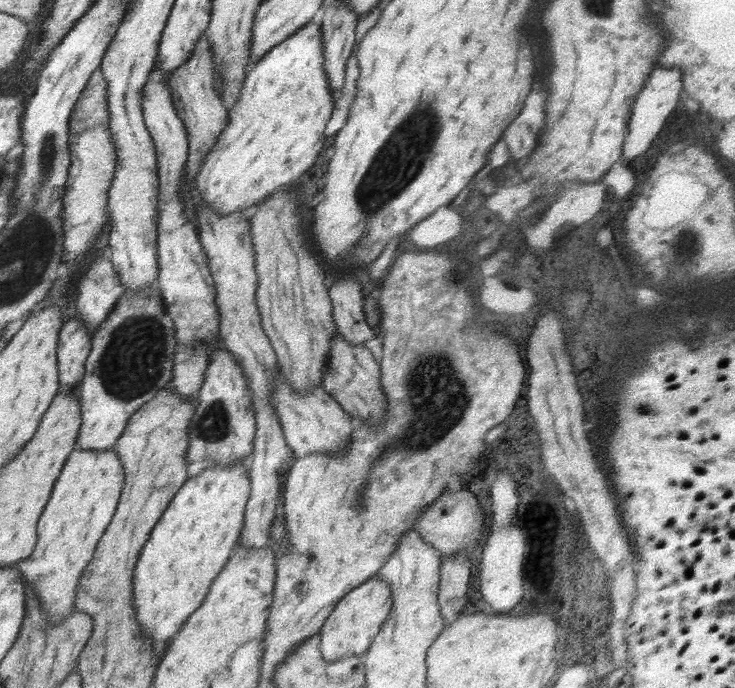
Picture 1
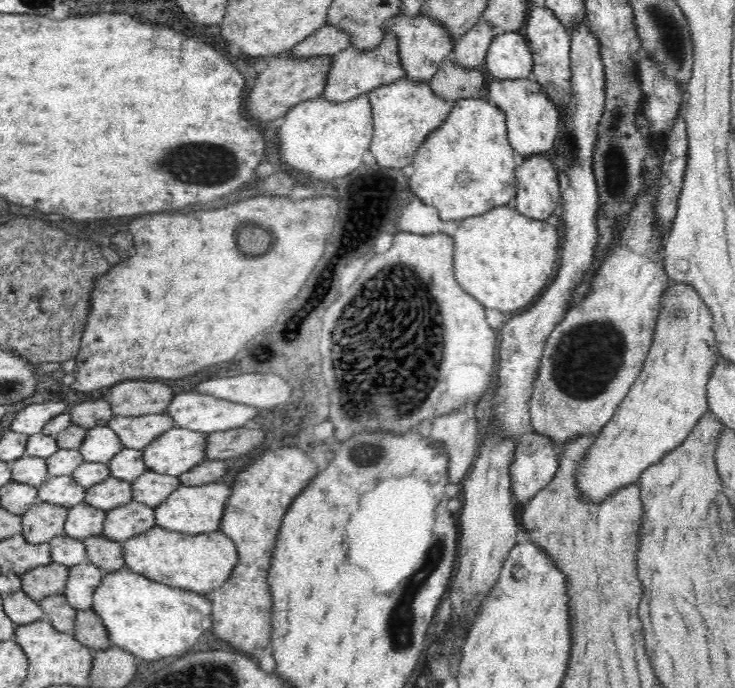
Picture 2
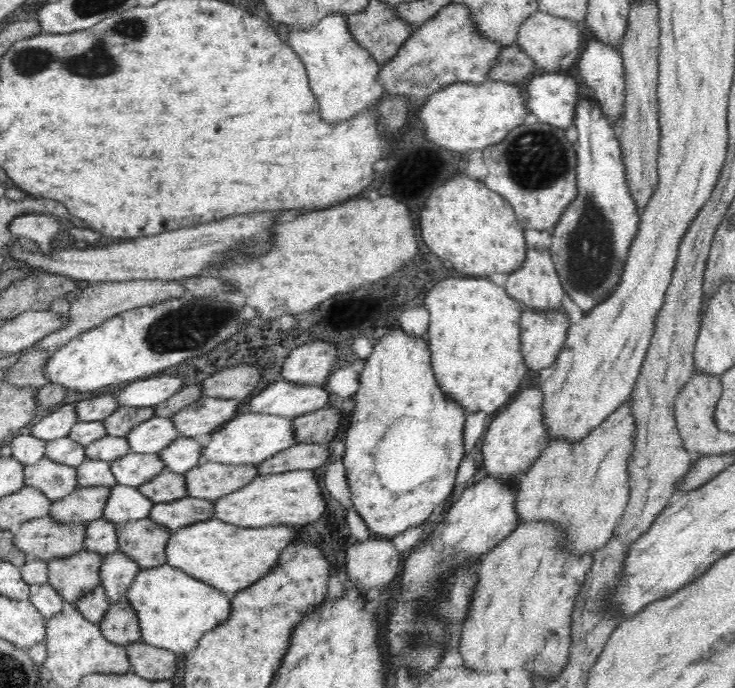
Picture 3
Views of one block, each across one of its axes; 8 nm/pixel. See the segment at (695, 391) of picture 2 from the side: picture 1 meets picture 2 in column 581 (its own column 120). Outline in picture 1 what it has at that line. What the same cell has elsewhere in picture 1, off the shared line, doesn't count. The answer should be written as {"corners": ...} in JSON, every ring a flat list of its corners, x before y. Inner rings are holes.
{"corners":[[78,446,56,479,52,494,40,515,38,538,32,554,14,566,25,588,30,586,46,612,46,620,54,626,68,618,75,608,76,586,96,544,110,524,124,485,124,468,113,448,82,450]]}

